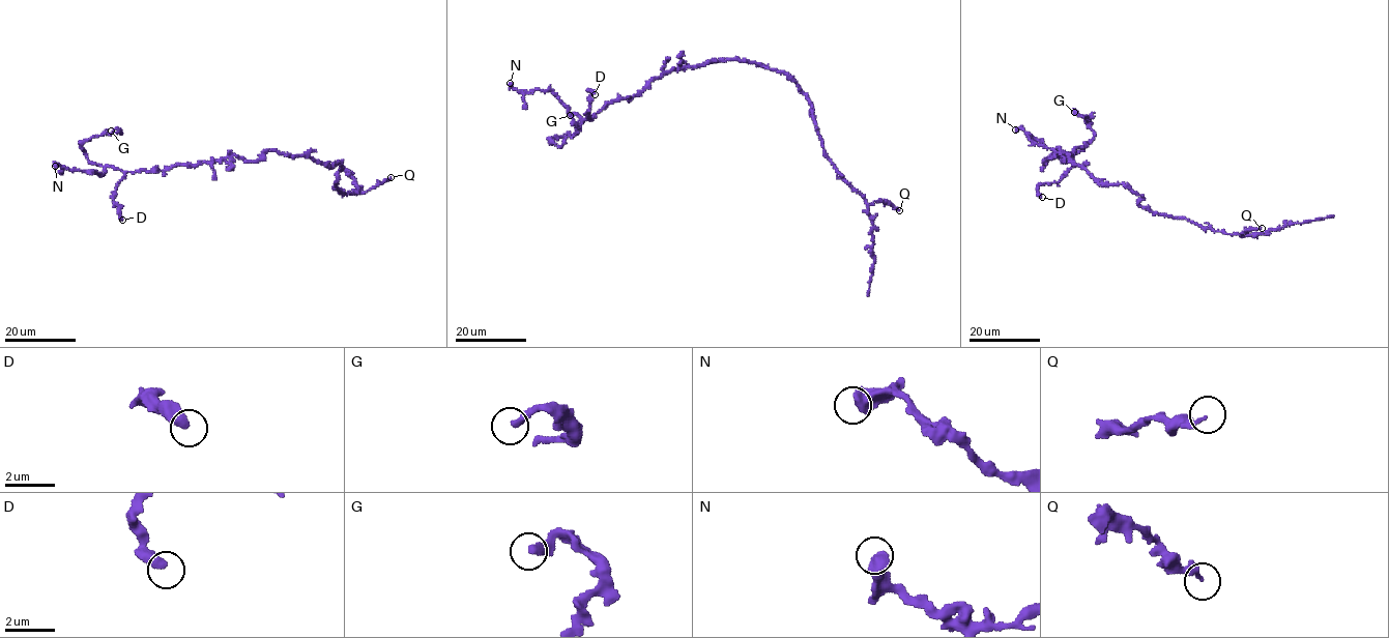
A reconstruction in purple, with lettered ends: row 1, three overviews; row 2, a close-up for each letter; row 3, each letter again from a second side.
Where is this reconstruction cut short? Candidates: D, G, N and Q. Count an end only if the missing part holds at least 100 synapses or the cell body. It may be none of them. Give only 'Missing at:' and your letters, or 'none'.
Missing at: none

